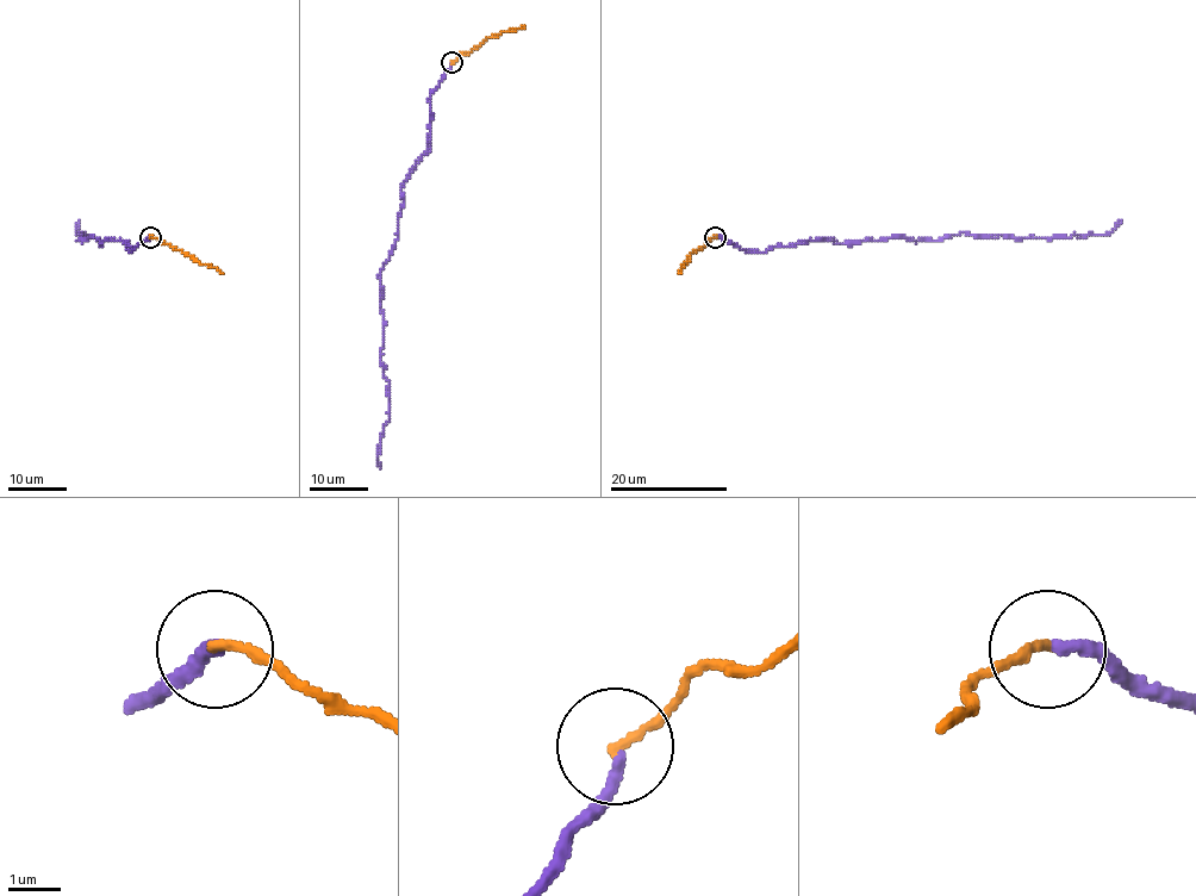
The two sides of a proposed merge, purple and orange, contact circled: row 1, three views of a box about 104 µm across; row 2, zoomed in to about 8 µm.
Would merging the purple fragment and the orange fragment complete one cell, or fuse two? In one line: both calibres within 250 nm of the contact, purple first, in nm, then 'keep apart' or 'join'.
260/180 nm | keep apart

